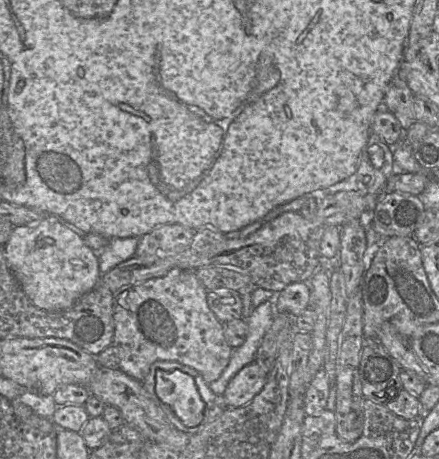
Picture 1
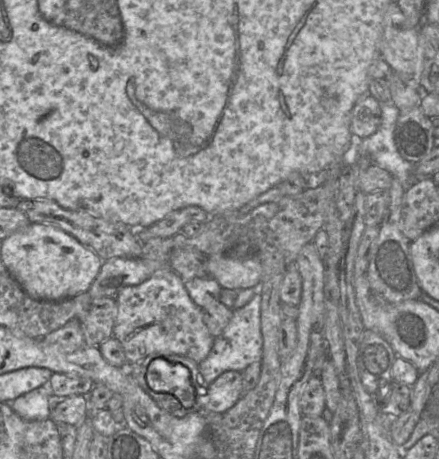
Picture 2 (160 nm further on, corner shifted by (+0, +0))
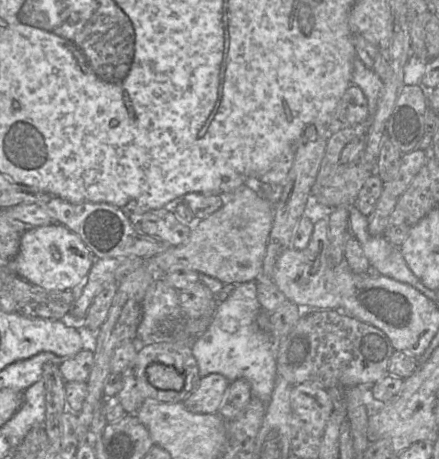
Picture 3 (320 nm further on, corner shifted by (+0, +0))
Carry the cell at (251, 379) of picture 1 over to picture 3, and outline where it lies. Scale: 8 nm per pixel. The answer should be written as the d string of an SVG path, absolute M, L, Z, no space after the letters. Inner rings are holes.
M210 373L201 377L195 390L183 404L193 413L216 413L230 381L219 373Z

